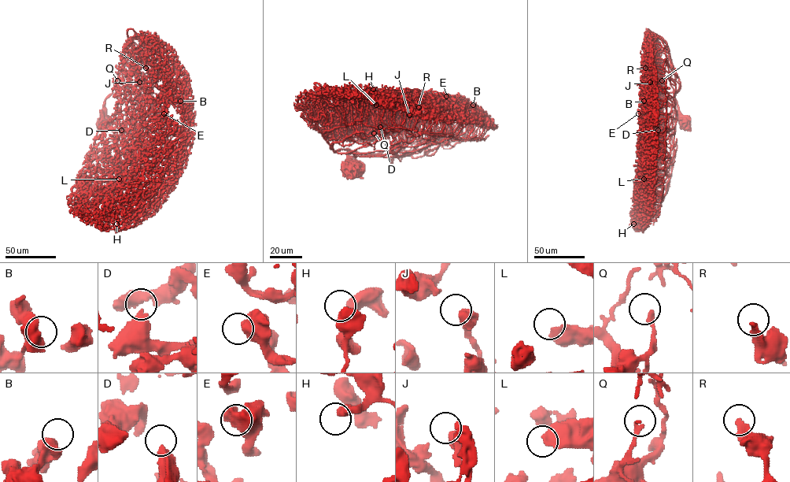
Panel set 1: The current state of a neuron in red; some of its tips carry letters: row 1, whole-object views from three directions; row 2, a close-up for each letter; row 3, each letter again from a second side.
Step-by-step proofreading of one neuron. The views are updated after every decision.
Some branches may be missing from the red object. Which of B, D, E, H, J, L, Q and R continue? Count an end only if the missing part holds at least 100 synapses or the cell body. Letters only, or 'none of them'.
none of them

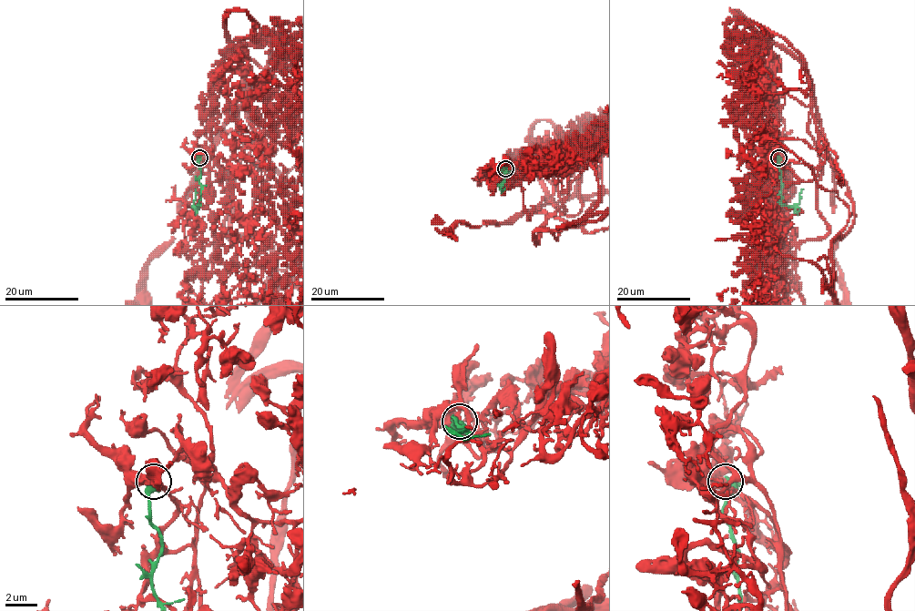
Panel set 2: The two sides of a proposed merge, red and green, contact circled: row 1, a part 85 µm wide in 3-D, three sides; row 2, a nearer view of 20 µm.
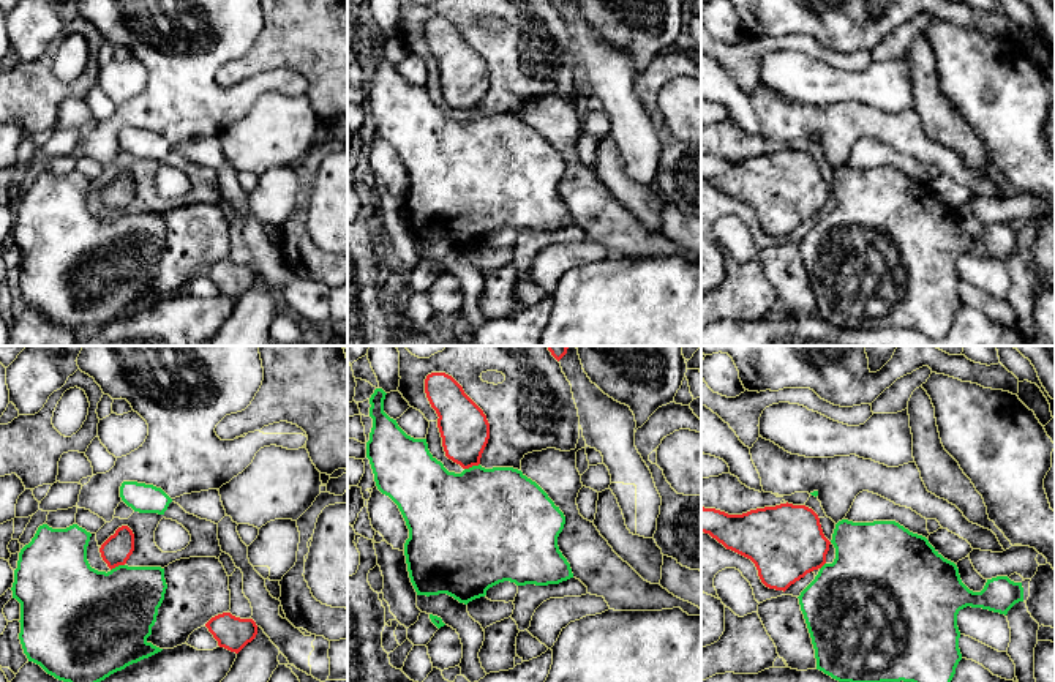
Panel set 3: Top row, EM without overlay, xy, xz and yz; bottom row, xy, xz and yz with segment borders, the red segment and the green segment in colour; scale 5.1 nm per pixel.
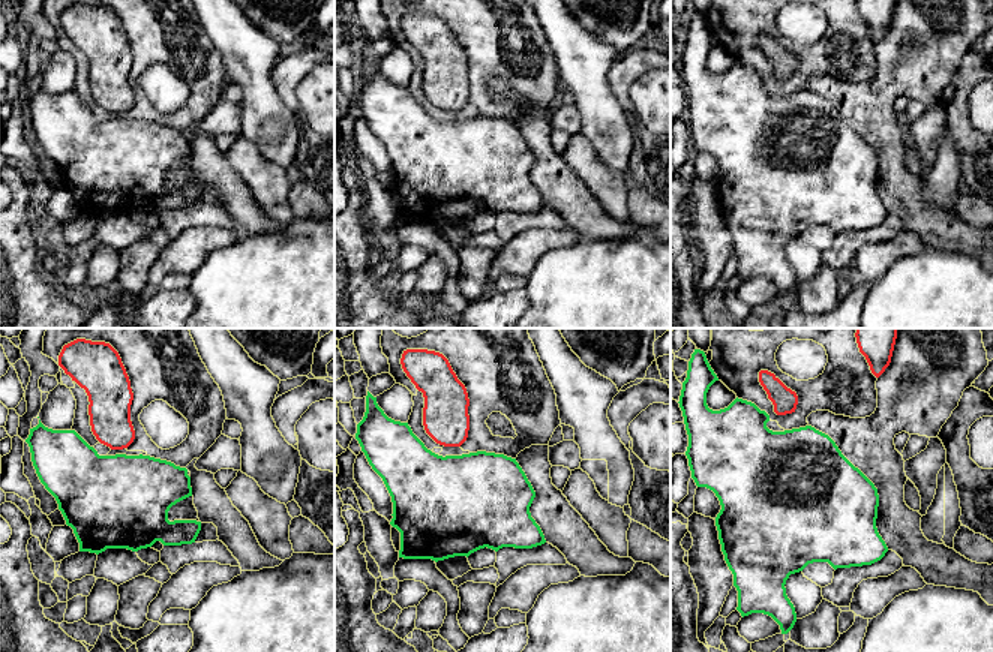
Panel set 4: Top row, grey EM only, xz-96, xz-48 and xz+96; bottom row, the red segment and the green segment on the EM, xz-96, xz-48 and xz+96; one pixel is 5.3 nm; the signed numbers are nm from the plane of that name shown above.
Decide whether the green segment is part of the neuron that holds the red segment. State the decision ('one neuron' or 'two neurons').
two neurons

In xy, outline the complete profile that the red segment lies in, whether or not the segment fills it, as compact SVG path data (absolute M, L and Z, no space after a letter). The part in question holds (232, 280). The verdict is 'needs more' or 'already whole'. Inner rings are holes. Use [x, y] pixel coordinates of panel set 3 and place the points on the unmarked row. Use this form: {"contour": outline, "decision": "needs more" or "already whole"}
{"contour": "M231 259L212 264L205 273L218 287L220 294L238 300L257 281L257 272L253 265L240 265Z", "decision": "already whole"}

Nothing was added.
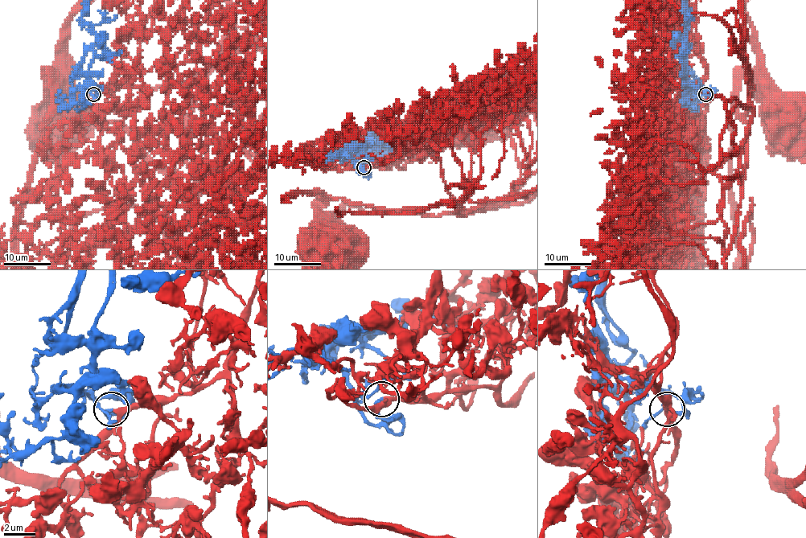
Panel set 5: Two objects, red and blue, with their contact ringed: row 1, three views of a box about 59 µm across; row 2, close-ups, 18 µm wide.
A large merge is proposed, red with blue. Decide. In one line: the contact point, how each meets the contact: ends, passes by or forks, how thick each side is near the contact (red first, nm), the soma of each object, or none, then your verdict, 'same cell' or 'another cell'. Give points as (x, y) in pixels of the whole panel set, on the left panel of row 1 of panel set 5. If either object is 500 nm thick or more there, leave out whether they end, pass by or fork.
place (93, 94); red passes by; blue ends; calibres 220 and 260 nm; soma red (64, 112); soma blue none; same cell

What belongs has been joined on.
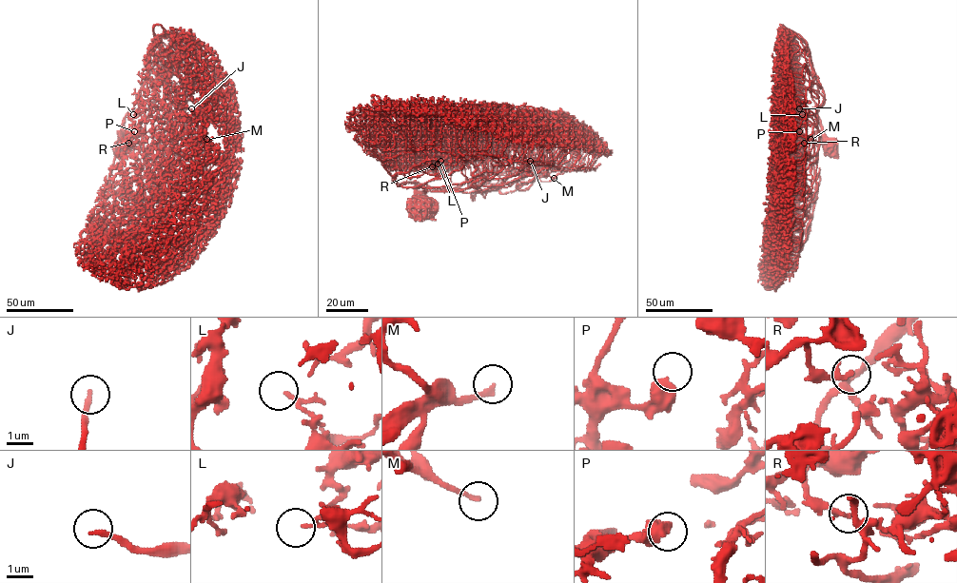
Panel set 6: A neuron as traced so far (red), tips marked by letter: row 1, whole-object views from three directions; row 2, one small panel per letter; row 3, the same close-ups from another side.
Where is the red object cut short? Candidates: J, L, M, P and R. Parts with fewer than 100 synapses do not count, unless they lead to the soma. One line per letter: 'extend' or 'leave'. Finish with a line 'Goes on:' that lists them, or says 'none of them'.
J: extend
L: leave
M: extend
P: leave
R: leave
Goes on: J, M

